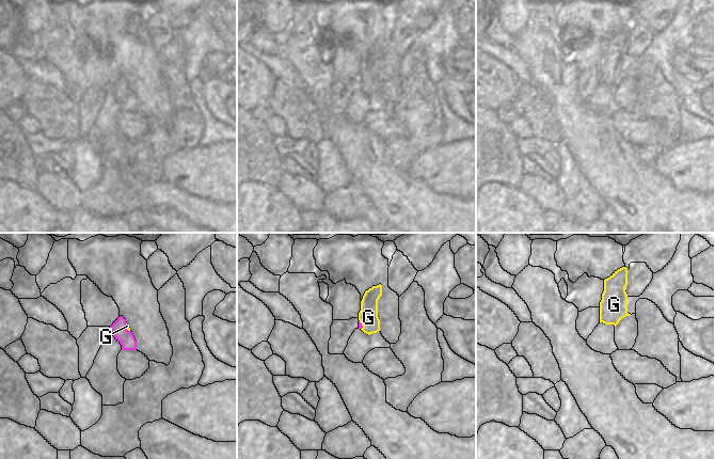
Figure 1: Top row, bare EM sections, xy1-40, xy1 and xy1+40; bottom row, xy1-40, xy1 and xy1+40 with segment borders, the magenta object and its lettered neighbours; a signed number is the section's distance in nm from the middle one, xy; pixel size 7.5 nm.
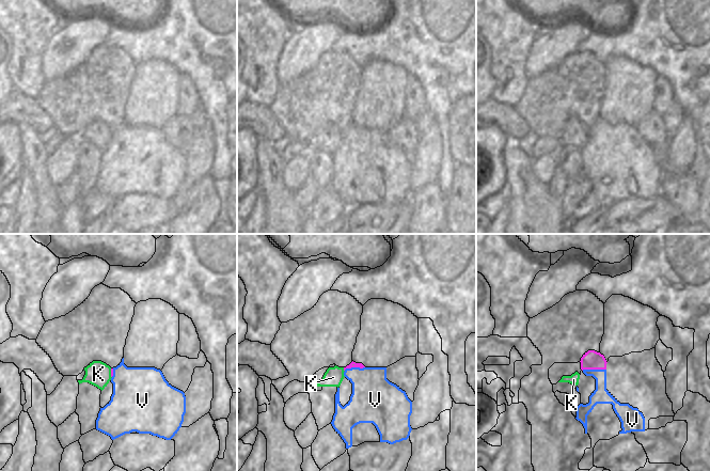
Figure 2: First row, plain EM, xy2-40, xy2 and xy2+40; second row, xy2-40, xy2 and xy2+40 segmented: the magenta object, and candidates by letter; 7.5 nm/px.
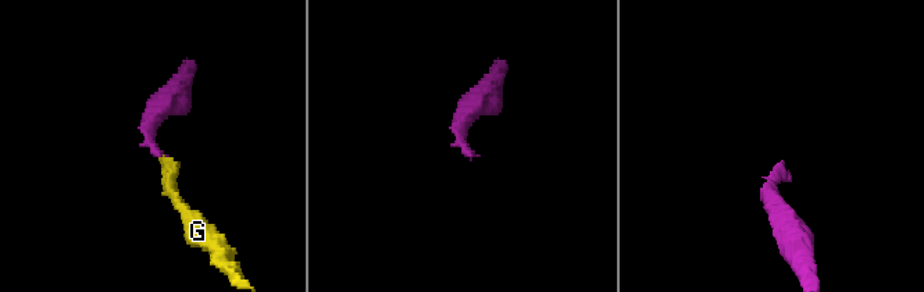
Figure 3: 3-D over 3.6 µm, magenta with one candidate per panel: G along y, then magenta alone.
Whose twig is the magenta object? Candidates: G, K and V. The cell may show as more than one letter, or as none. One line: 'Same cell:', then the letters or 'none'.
Same cell: G, K

